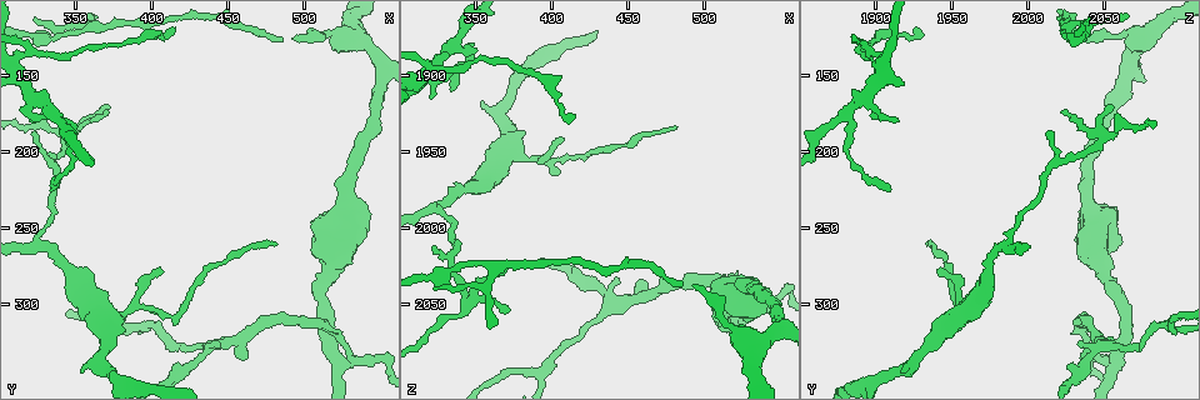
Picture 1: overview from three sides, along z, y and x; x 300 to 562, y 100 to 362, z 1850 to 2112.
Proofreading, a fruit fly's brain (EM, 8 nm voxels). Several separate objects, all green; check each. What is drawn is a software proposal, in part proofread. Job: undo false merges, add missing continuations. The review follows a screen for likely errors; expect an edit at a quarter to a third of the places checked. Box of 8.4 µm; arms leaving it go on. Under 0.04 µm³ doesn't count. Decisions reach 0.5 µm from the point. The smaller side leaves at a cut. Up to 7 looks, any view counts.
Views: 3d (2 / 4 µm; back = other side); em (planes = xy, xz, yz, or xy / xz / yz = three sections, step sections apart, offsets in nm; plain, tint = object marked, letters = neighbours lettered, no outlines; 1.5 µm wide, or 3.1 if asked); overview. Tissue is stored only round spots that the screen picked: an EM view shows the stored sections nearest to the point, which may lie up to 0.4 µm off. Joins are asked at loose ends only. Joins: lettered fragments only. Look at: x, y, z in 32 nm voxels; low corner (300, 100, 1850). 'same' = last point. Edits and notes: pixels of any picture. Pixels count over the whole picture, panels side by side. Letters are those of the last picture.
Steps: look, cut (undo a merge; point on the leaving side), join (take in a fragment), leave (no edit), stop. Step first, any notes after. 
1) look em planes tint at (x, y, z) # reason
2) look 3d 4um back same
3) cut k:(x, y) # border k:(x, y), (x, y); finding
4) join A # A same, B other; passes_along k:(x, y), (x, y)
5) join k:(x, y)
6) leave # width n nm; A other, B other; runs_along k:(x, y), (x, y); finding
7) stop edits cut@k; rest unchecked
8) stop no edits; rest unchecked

look em planes plain at (374, 170, 2052) # free end

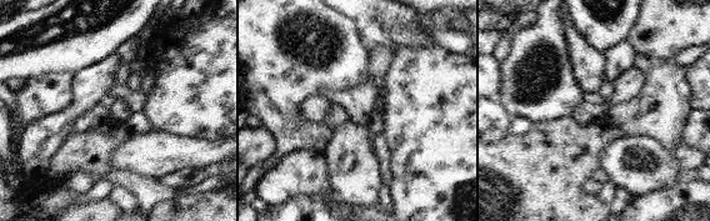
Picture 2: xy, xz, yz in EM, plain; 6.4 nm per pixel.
look em planes tint same

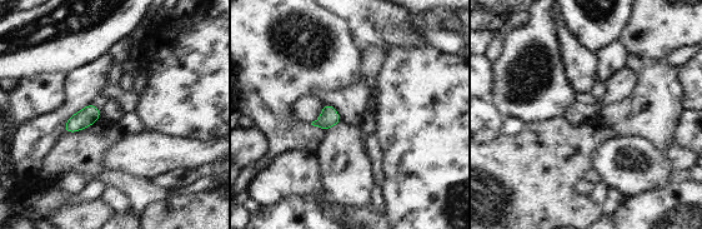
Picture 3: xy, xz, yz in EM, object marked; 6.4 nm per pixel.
look em planes letters same # what lies round it

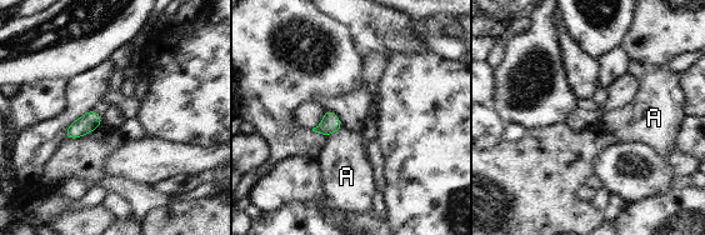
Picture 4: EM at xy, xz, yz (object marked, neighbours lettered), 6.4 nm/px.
leave # longest_contact A 80 nm; A other; border 4:(341, 126), (333, 134); none of them fits

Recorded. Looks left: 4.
look em xy step 4 tint at (338, 126, 2026) # thin neck

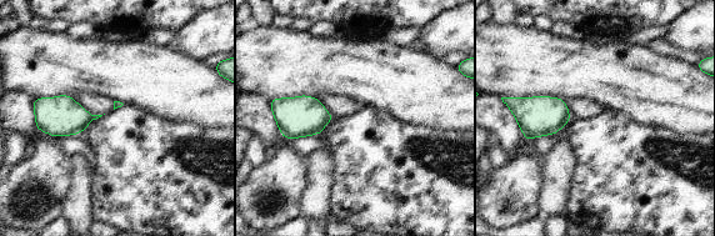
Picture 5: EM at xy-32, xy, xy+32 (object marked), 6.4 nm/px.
look em planes letters same # cut it another way

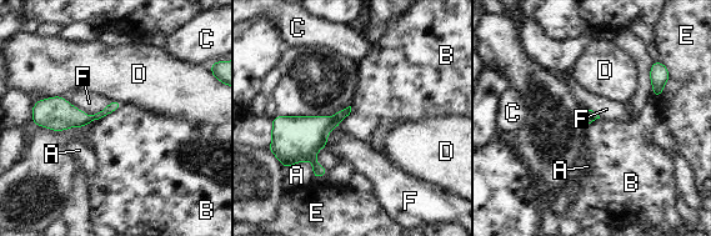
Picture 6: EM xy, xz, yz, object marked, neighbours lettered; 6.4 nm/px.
leave # A other, B other, C other, D other, E other, F other; border 6:(123, 104), (111, 113), (88, 124); continuous, no second cell

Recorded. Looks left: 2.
look 3d 2um at (322, 188, 2012) # free end

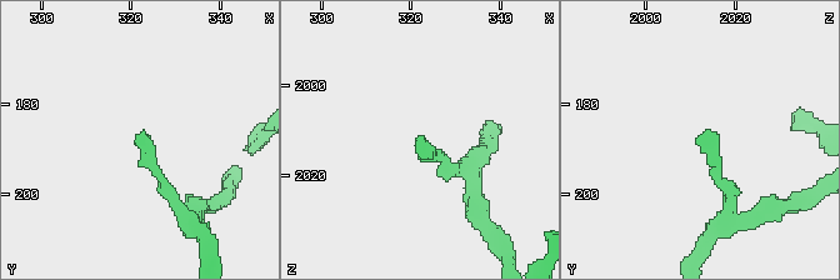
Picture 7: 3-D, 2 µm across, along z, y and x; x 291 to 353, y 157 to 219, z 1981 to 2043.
look em planes letters at (322, 186, 2012)

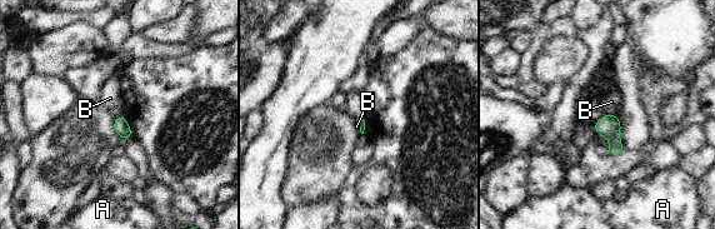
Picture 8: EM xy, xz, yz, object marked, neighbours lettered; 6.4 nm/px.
leave # A other, B other; border 8:(605, 113), (618, 117); no lettered fragment goes on from it

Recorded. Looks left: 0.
stop no edits; rest unchecked

